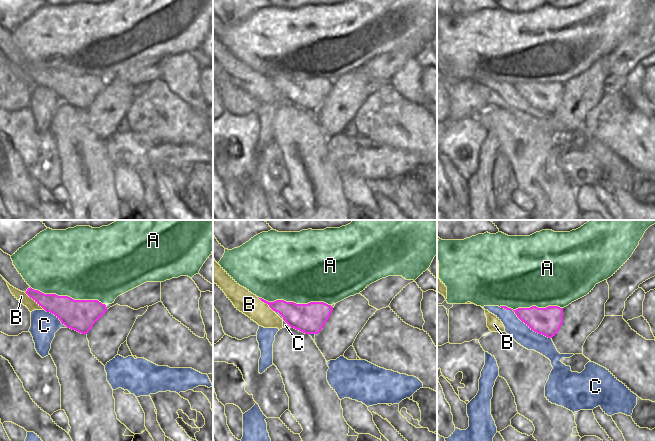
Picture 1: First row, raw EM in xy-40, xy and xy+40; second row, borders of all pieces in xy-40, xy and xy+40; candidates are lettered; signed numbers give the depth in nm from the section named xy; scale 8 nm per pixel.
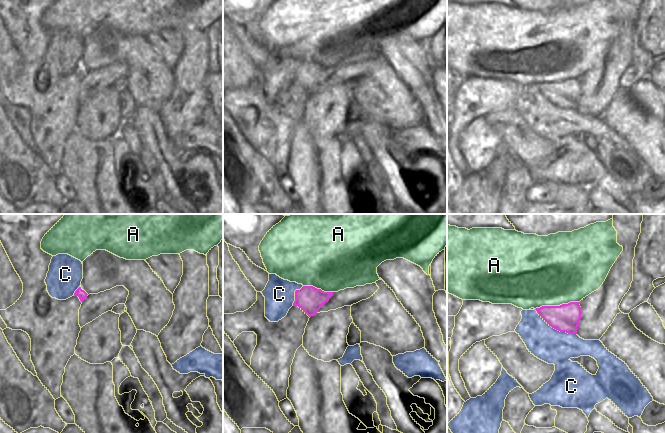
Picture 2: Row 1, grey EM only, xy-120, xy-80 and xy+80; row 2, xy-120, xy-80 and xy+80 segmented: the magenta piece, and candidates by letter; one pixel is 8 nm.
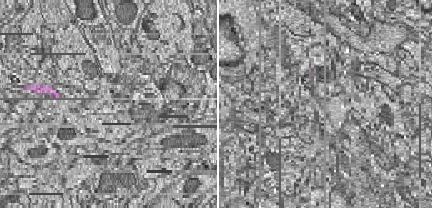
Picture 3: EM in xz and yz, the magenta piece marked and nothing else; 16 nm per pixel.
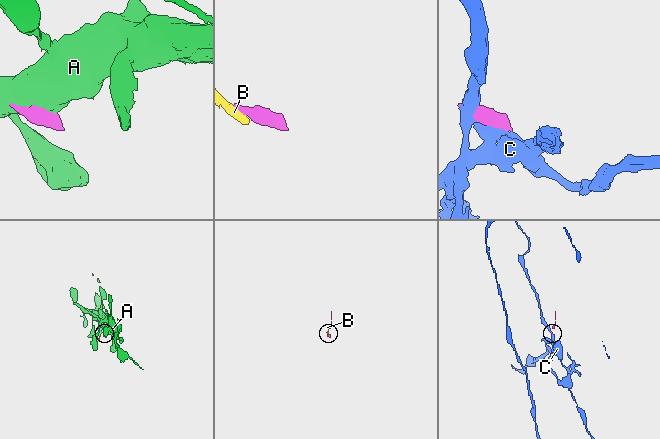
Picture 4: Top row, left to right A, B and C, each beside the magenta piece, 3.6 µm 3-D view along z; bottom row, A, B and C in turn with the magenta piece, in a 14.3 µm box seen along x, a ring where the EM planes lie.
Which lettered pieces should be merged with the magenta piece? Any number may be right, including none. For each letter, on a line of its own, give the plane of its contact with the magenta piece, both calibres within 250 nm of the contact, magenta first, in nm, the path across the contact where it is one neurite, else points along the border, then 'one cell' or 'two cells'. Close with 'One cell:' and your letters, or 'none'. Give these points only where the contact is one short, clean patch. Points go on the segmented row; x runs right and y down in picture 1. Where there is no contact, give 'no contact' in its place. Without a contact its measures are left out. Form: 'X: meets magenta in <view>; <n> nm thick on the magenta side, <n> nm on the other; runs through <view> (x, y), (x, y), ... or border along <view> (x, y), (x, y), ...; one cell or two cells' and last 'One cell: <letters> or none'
A: meets magenta in xy-40; 260 nm thick on the magenta side, 500 nm on the other; two cells
B: meets magenta in xy-40; 190 nm thick on the magenta side, 80 nm on the other; border along xy-40 (24, 292), (44, 309); two cells
C: meets magenta in xy+40; 220 nm thick on the magenta side, 160 nm on the other; two cells
One cell: none

